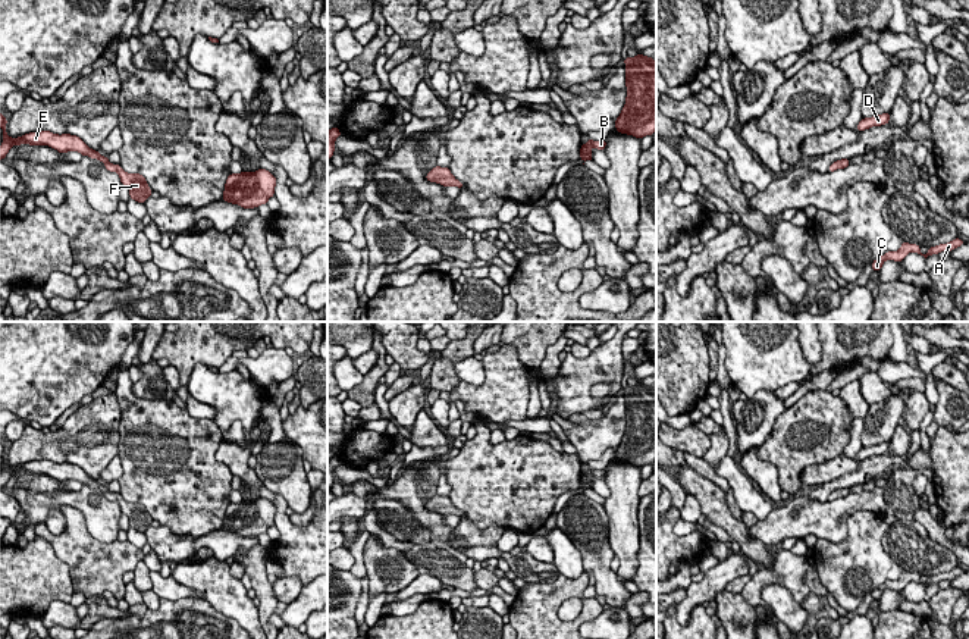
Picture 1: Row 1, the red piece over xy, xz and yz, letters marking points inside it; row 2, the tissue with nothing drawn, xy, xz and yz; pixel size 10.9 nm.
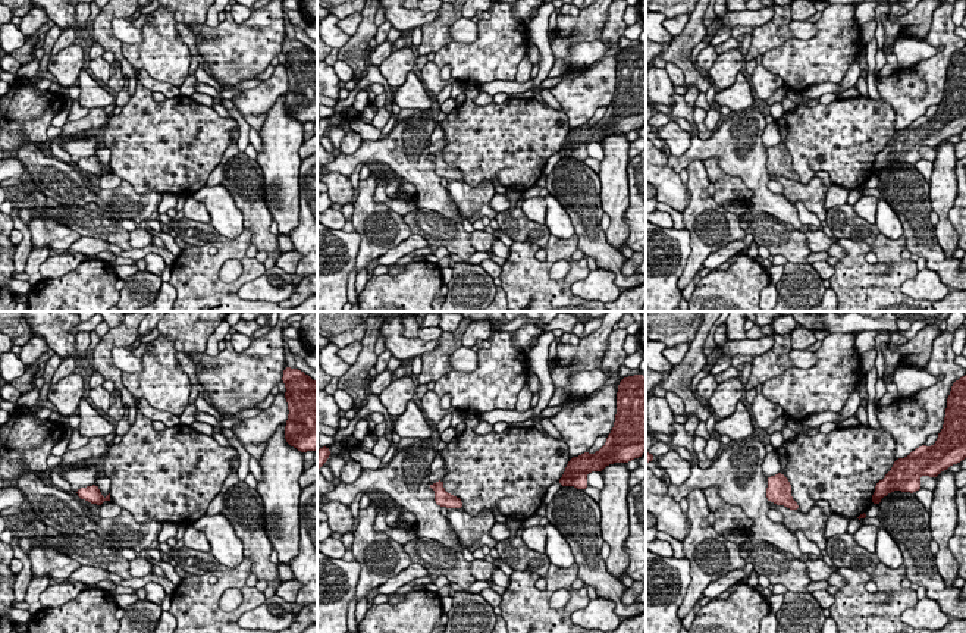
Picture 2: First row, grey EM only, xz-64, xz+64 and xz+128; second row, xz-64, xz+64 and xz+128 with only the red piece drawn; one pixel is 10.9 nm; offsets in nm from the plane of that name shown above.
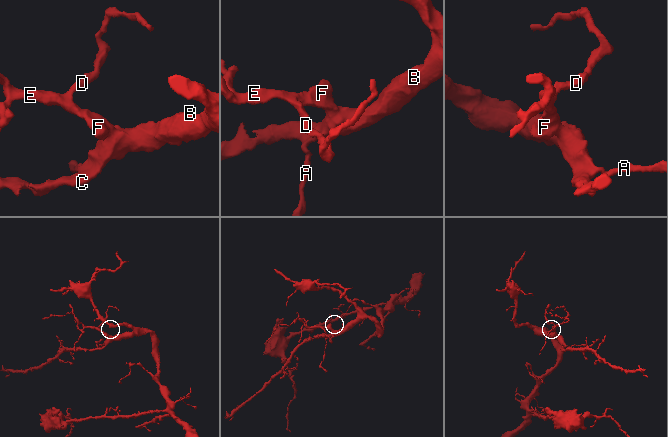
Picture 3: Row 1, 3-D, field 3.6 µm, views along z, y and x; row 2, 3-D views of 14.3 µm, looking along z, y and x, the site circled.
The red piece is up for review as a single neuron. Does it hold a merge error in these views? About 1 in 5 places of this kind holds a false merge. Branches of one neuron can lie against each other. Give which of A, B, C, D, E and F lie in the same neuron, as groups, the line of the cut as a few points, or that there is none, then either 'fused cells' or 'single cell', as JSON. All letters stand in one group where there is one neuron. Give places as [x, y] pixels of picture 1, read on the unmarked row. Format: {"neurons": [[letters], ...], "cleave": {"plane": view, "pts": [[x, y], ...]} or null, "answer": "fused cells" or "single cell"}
{"neurons": [["A", "B", "C", "D", "E", "F"]], "cleave": null, "answer": "single cell"}

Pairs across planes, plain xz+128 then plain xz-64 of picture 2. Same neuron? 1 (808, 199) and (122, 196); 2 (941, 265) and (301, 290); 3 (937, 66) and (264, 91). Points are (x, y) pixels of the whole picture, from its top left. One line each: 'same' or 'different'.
1: same
2: different
3: same

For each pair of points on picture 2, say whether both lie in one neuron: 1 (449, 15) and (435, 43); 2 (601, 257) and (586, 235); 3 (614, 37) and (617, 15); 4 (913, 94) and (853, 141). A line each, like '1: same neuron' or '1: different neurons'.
1: same neuron
2: same neuron
3: same neuron
4: different neurons

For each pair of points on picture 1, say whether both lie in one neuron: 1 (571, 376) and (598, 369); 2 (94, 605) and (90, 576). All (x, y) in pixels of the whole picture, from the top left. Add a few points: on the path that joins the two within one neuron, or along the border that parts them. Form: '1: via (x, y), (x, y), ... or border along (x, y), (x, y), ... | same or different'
1: via (577, 376), (592, 370) | same
2: border along (102, 594), (87, 598) | different

